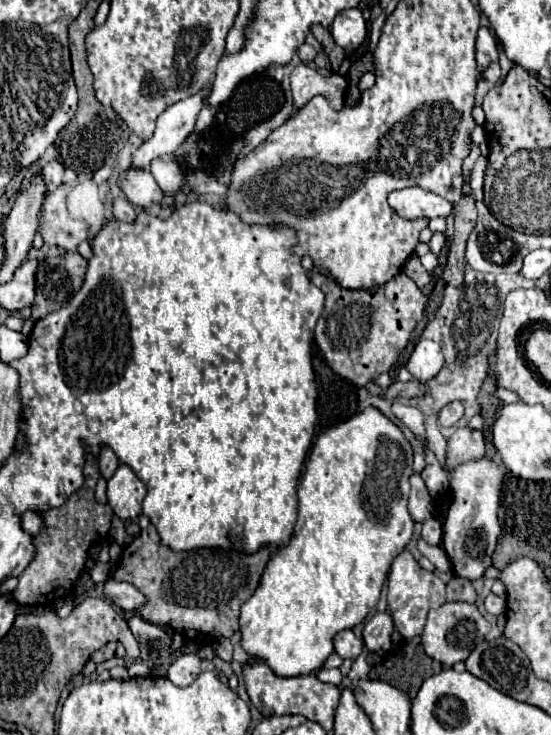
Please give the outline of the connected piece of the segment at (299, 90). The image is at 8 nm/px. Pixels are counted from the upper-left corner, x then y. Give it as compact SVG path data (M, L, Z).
M298 64L292 70L290 80L292 80L292 98L294 98L292 114L302 110L314 96L324 96L334 110L344 108L344 92L346 92L344 76L320 74L308 64Z

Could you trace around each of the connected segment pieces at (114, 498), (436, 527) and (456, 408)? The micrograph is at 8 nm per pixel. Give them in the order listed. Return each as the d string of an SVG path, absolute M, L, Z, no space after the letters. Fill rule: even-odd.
M118 466L116 474L108 480L106 494L108 506L114 510L114 514L124 522L132 522L142 512L146 486L128 466Z
M428 518L422 524L422 540L428 544L440 544L440 538L442 538L442 524L434 518Z
M452 400L452 402L448 402L448 404L440 410L438 422L440 422L442 426L456 426L462 416L464 416L464 406L462 406L462 402Z

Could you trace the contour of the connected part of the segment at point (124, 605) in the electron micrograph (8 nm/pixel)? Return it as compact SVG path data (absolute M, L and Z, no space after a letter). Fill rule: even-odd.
M108 580L104 586L104 594L110 602L114 602L124 612L136 612L138 608L142 608L148 602L148 598L136 586L128 582Z

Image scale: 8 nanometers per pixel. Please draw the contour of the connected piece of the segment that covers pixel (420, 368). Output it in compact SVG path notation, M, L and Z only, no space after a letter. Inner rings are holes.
M422 338L416 344L416 348L414 348L414 352L412 352L406 368L414 374L416 380L426 382L426 380L434 378L440 372L442 364L444 364L442 346L438 342L434 342L434 340Z

